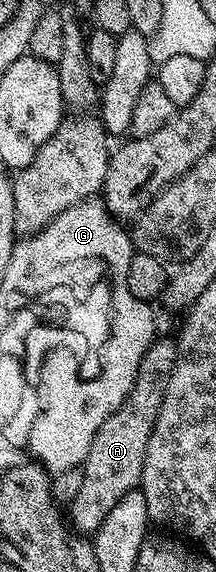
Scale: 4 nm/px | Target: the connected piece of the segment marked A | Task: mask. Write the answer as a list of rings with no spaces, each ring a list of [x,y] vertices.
[[[154,337],[139,364],[135,384],[125,395],[123,404],[95,432],[91,448],[83,463],[83,484],[79,496],[68,503],[67,518],[74,531],[89,536],[103,524],[107,512],[132,490],[138,489],[143,472],[143,456],[147,456],[147,440],[157,423],[159,408],[171,380],[171,372],[177,363],[177,343],[171,337]]]

